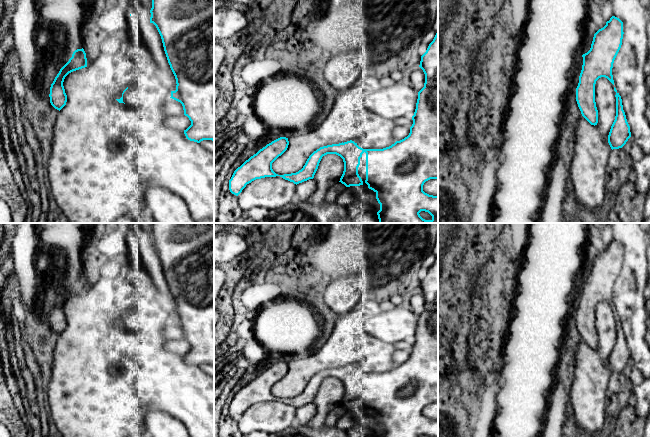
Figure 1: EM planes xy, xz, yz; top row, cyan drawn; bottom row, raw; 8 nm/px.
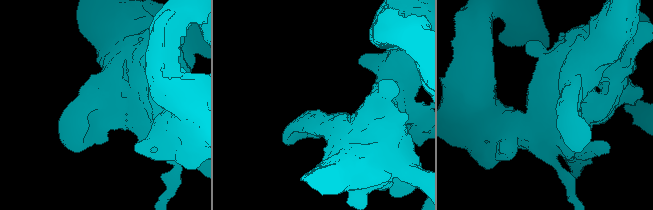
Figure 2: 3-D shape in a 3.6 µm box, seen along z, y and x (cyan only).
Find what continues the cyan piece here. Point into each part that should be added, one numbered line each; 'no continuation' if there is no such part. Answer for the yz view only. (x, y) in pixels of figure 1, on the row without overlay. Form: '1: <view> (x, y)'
no continuation

